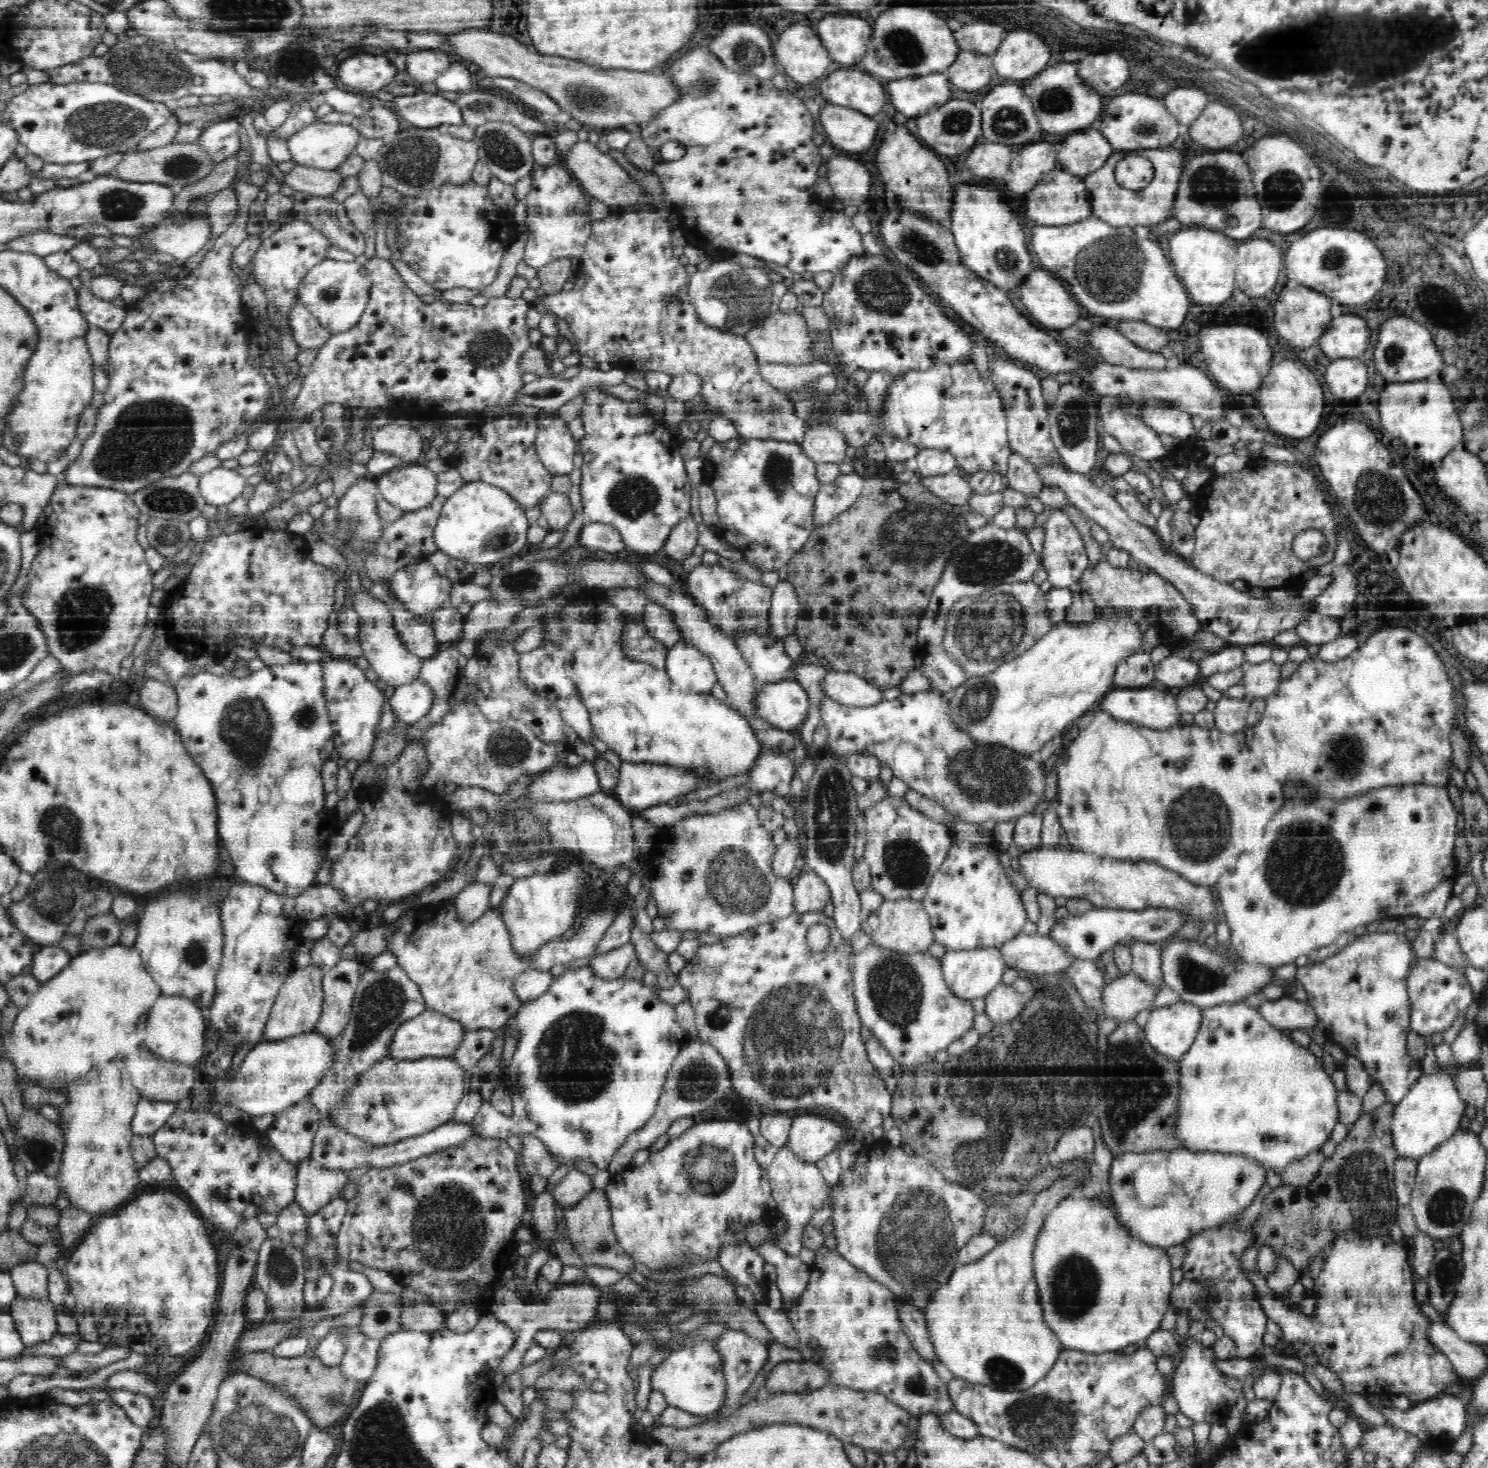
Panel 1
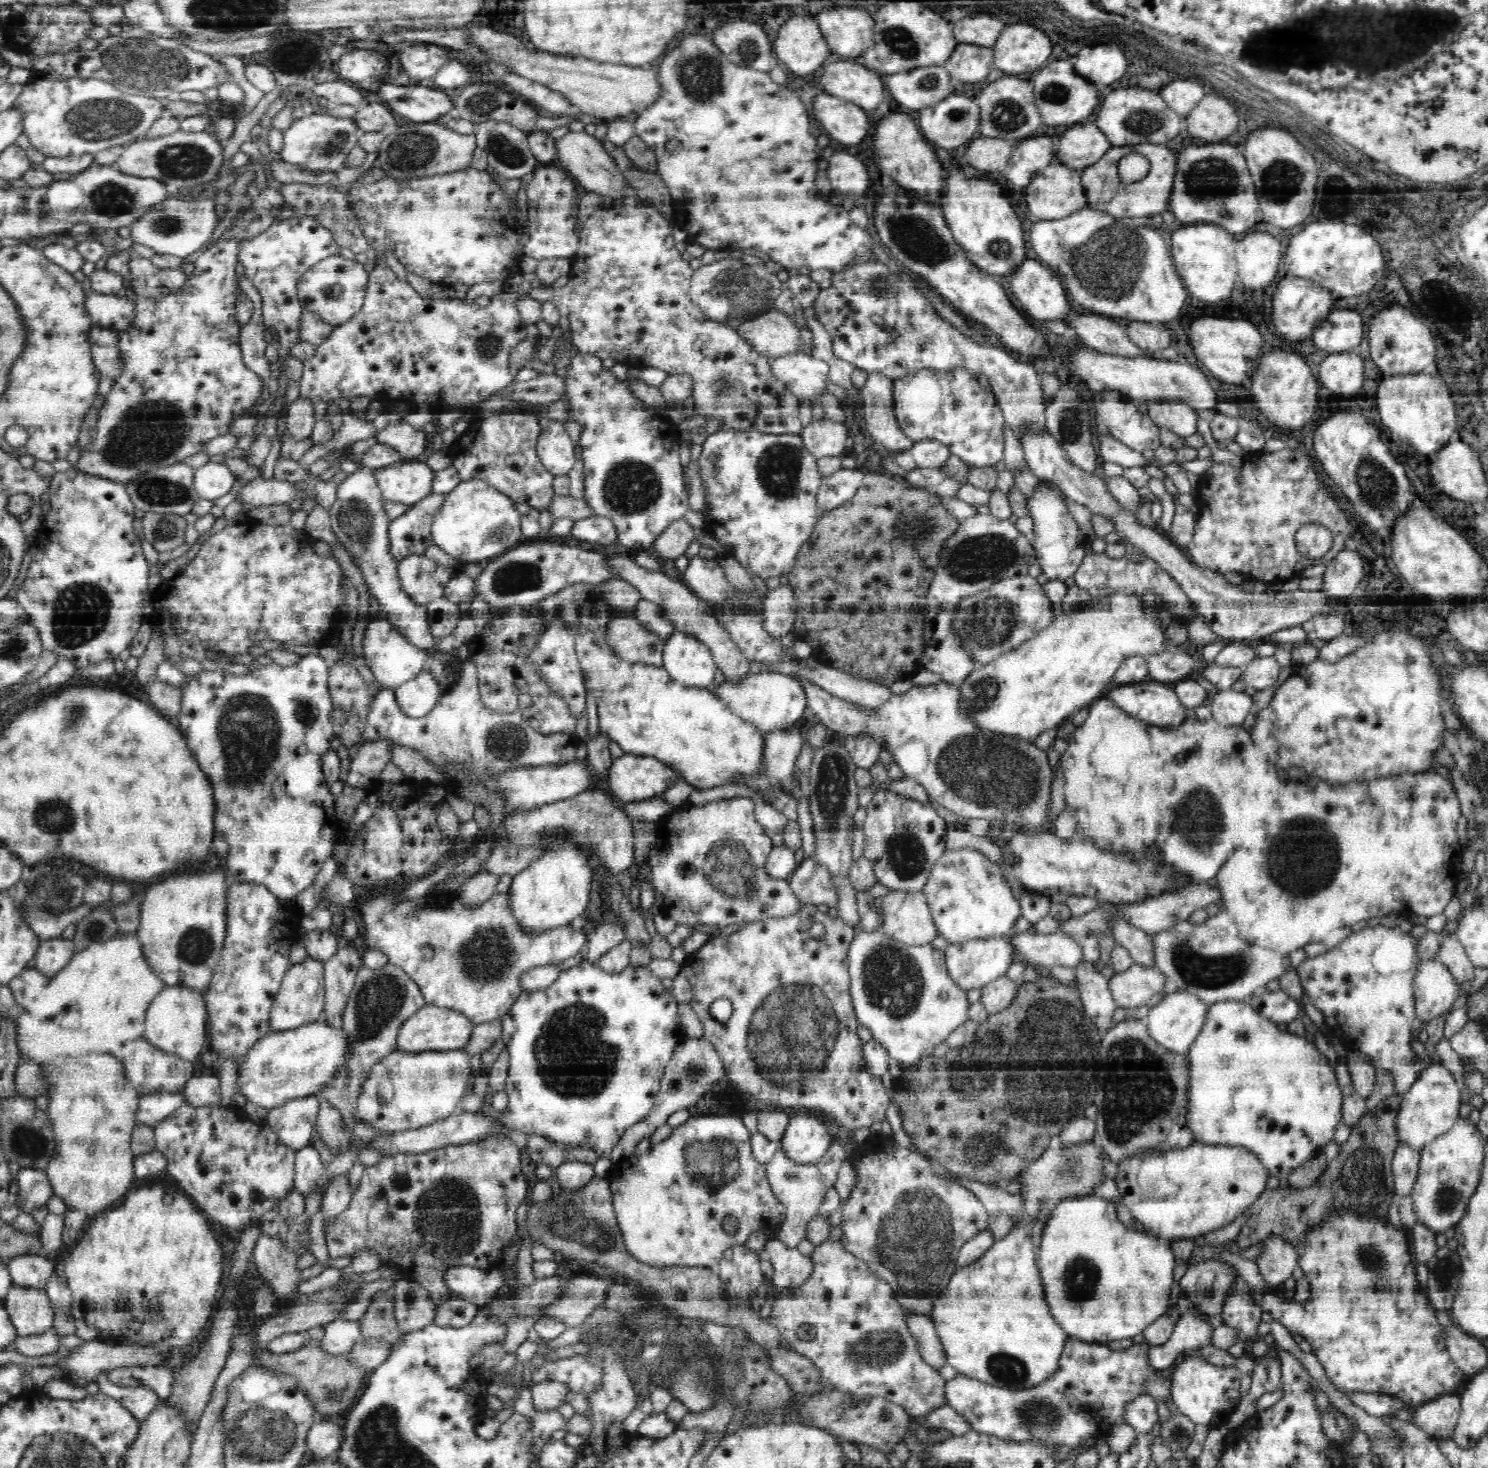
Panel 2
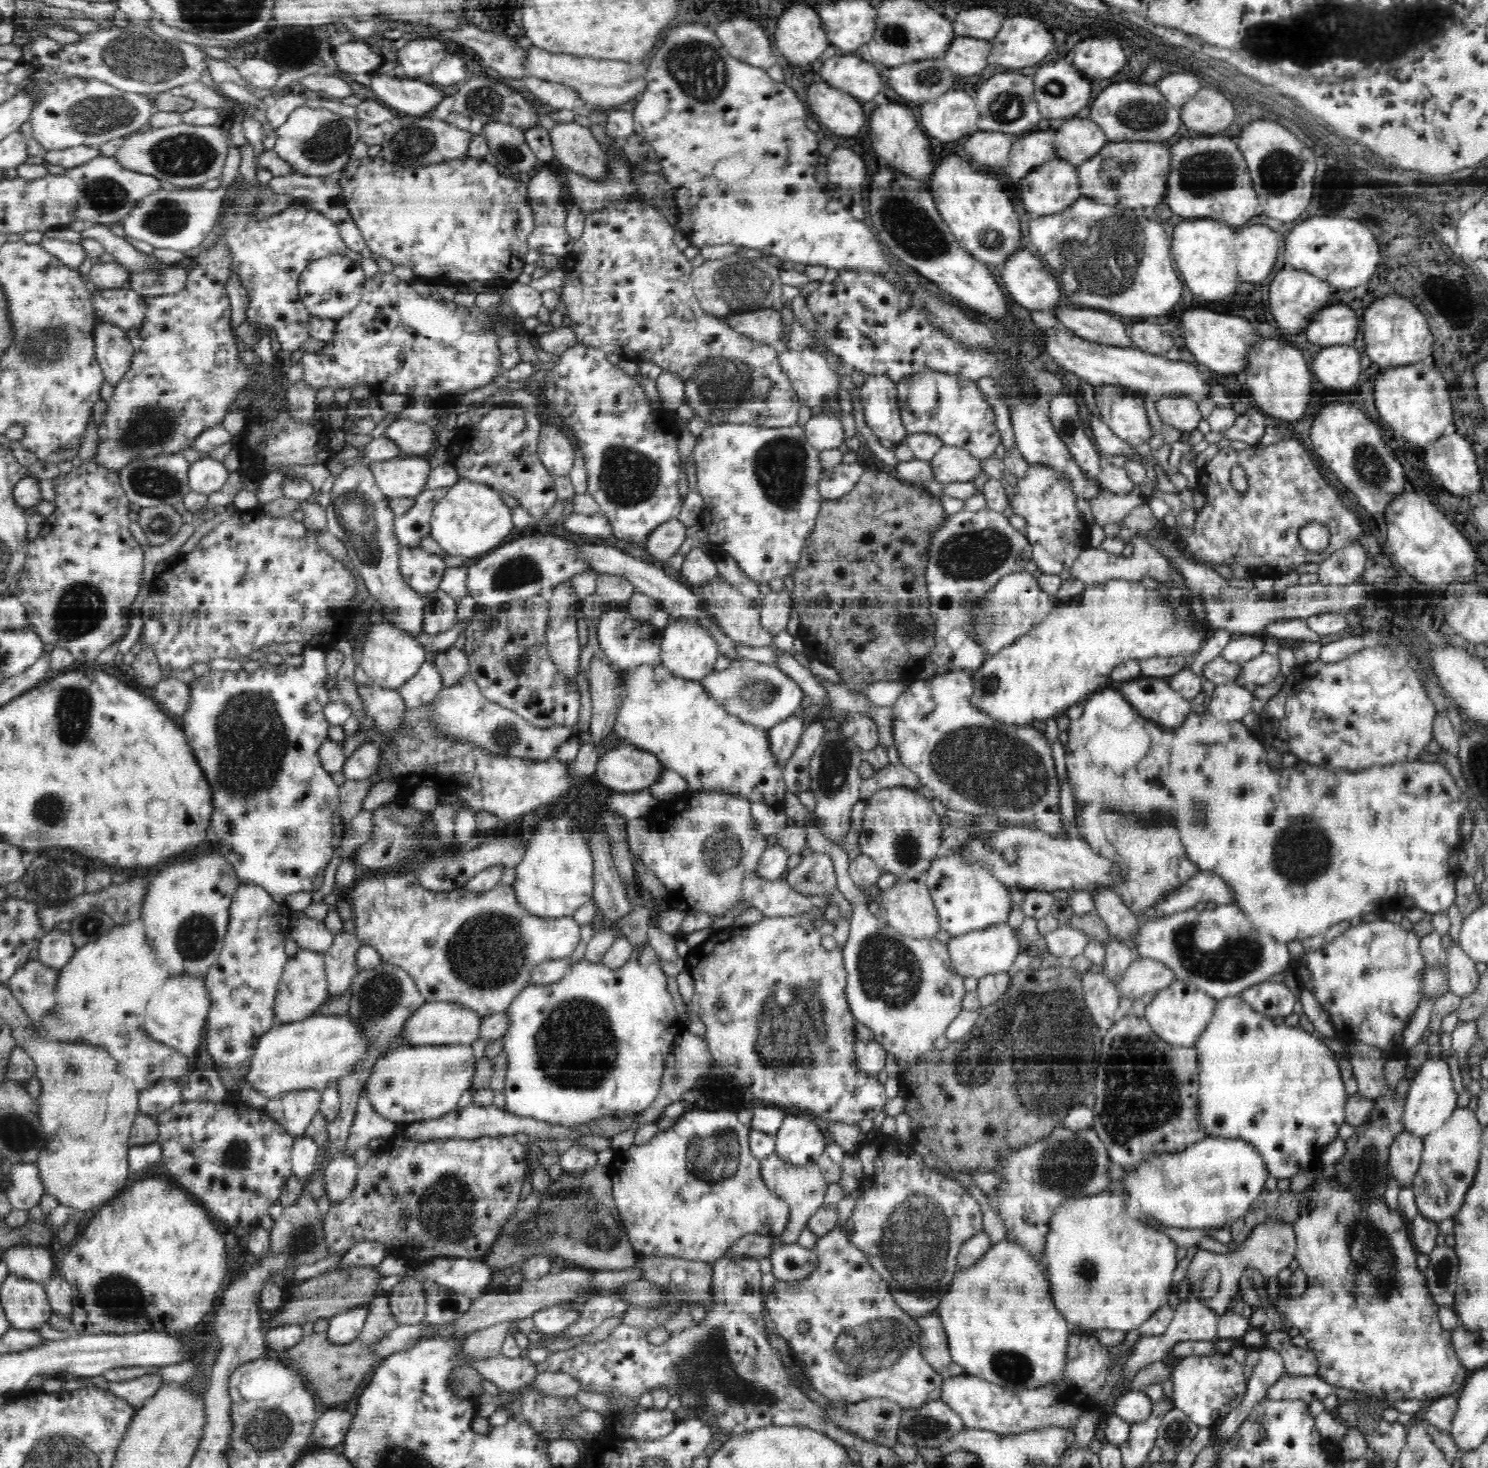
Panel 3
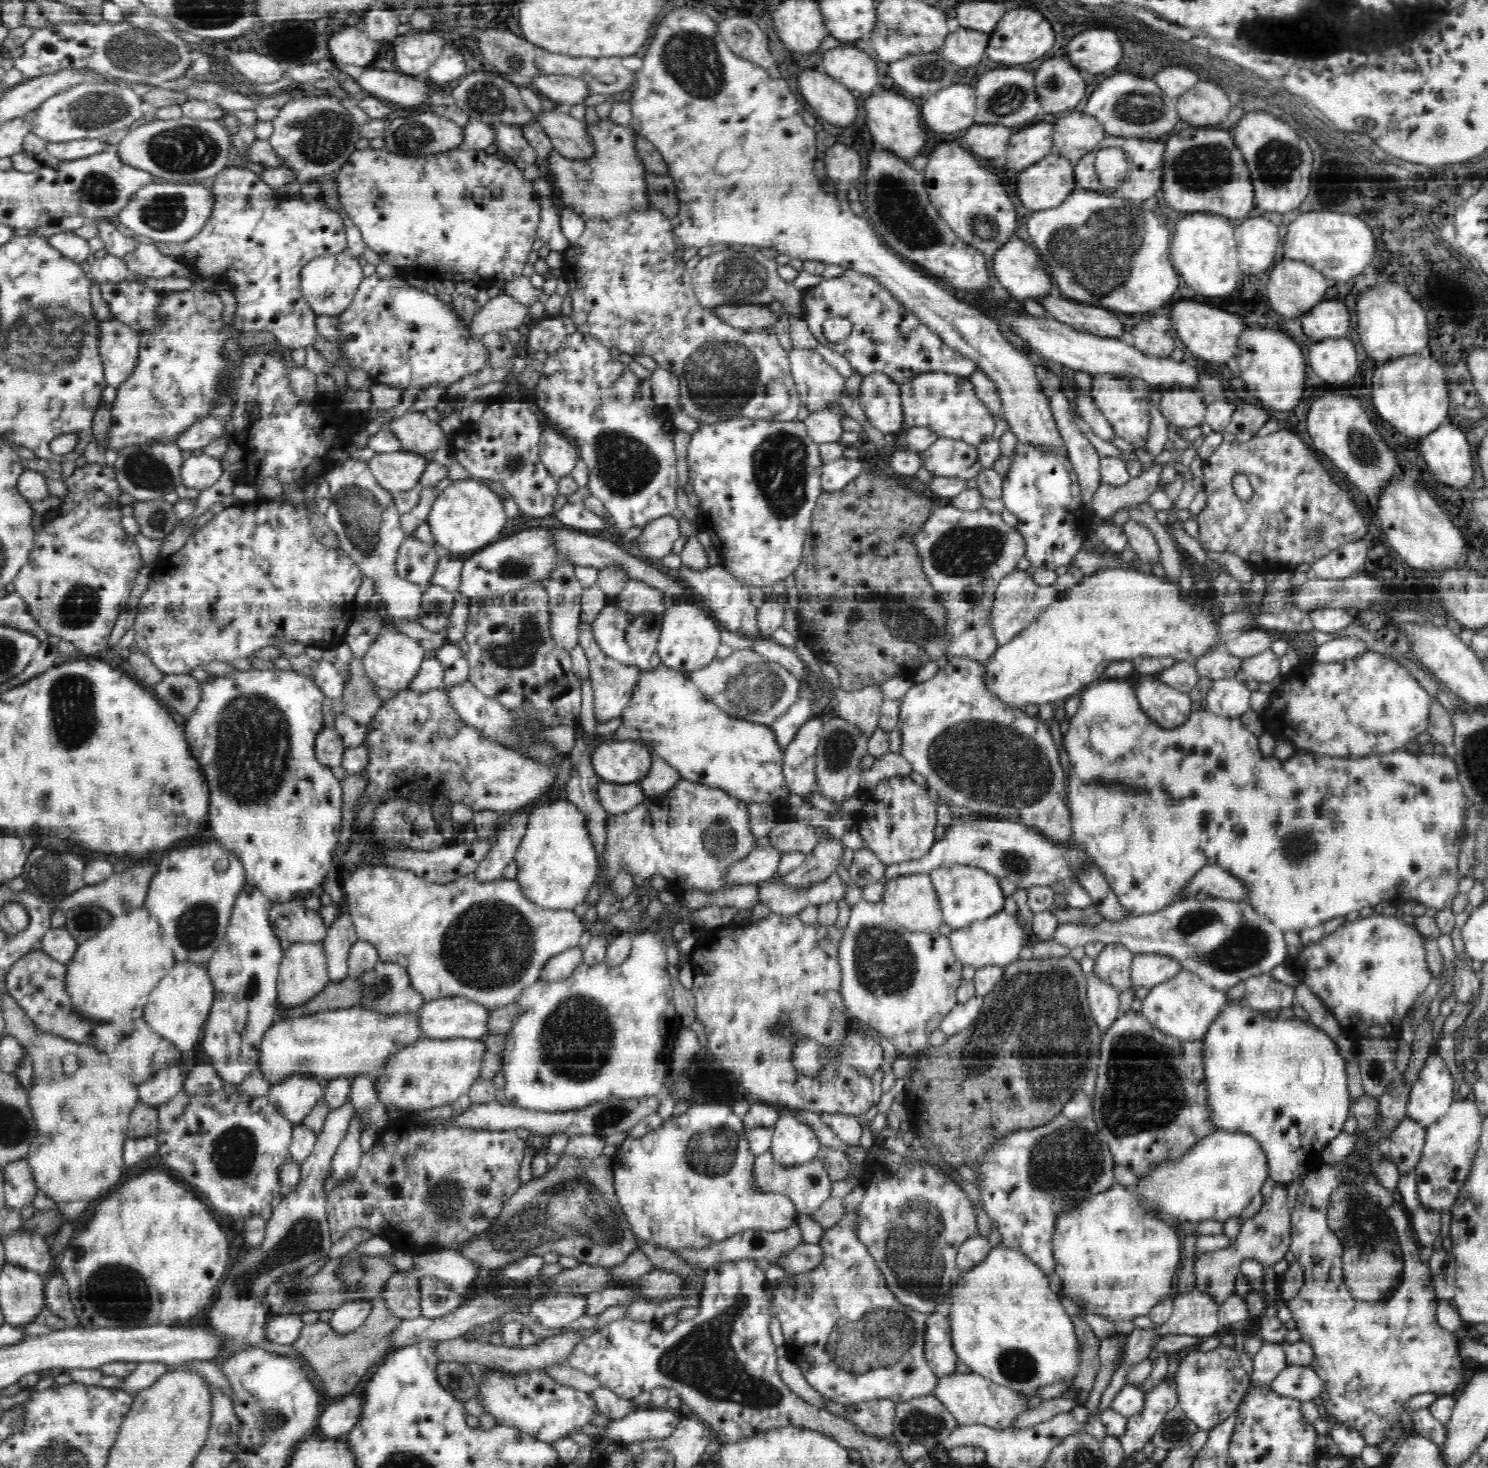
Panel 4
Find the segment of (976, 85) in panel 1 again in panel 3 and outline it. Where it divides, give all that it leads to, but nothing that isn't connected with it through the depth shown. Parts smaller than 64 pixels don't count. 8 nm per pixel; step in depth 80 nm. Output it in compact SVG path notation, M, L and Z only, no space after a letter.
M955 35L942 59L956 74L980 74L988 64L987 56L991 46L991 40Z

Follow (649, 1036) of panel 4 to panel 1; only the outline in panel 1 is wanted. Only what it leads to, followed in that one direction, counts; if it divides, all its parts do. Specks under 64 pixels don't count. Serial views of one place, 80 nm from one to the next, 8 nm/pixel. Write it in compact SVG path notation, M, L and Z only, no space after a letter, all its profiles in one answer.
M584 965L577 969L567 969L560 976L555 977L548 990L544 991L538 998L522 1001L516 1014L513 1014L502 1028L505 1035L512 1028L518 1032L518 1042L514 1057L508 1067L506 1081L512 1097L512 1116L506 1116L504 1113L490 1109L485 1105L484 1109L475 1114L476 1116L472 1122L475 1135L481 1138L506 1140L511 1135L530 1132L532 1136L536 1136L536 1138L542 1141L546 1145L546 1149L558 1159L558 1165L579 1158L580 1160L593 1162L598 1169L607 1169L614 1153L624 1144L628 1134L636 1132L638 1128L642 1128L652 1118L652 1114L654 1114L655 1108L658 1106L668 1072L672 1068L672 1064L674 1064L674 1059L678 1056L680 1048L690 1042L687 1031L684 1031L683 1027L677 1023L674 1005L662 1001L658 997L656 989L657 986L647 986L642 979L631 980L625 978L624 975L614 980L604 979L598 977L590 966Z

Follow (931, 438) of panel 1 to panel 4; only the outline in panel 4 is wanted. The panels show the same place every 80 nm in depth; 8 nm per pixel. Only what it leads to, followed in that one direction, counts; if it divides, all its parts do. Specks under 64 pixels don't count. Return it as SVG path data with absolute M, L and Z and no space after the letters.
M923 372L914 376L914 378L910 378L899 384L900 394L901 394L901 406L903 409L903 429L908 430L915 428L915 426L920 426L920 428L930 428L932 432L938 434L939 437L944 437L947 440L956 440L956 441L964 441L965 444L972 445L972 448L980 448L984 442L988 442L990 440L986 440L986 438L992 438L992 434L994 434L994 420L993 416L990 416L989 409L986 408L986 405L982 403L981 400L978 400L976 396L974 396L974 386L970 383L968 378L959 377L955 374L944 373L944 372Z

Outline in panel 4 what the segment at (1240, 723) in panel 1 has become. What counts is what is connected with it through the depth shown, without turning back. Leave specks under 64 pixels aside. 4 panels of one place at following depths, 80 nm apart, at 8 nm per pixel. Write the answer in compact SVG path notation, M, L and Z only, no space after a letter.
M1240 677L1213 681L1206 708L1219 718L1239 718L1250 709L1251 691Z

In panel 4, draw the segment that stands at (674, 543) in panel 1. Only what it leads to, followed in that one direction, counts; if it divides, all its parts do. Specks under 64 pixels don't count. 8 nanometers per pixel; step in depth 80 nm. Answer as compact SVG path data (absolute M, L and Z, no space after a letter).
M666 514L647 522L643 533L634 539L637 554L644 560L658 562L672 553L674 541L680 536L678 520Z

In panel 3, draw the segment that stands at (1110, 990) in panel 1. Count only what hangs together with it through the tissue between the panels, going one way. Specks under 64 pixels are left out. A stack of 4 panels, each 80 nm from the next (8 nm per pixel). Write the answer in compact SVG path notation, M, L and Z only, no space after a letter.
M1139 957L1120 976L1118 984L1124 996L1140 998L1146 992L1159 992L1173 979L1172 969L1164 963Z

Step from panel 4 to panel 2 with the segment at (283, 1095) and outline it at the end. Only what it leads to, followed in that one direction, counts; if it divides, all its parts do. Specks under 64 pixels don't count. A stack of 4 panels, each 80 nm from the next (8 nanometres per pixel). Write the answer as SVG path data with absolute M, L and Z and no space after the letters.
M317 1095L290 1101L268 1113L265 1123L274 1130L275 1136L295 1152L311 1144L312 1131L316 1128L321 1100Z

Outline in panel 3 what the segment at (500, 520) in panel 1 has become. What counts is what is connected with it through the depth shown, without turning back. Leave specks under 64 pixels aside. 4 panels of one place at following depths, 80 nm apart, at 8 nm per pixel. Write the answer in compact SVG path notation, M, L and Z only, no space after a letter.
M460 479L433 508L430 517L431 537L442 546L445 554L478 558L486 556L506 543L514 525L510 508L500 498L500 491L484 483Z

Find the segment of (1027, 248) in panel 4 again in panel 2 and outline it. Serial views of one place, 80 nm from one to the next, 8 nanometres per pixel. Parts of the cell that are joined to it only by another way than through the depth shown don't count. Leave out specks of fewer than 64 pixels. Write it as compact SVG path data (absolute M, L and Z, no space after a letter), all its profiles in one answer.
M1029 253L1023 266L1008 276L1014 300L1038 320L1062 320L1072 308L1066 298L1063 282Z

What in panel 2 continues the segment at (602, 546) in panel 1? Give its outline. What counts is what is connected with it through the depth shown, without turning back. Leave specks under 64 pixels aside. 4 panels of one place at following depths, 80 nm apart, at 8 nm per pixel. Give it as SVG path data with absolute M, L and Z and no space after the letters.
M592 516L574 521L570 536L578 540L610 545L617 542L617 530L614 523L606 517Z

